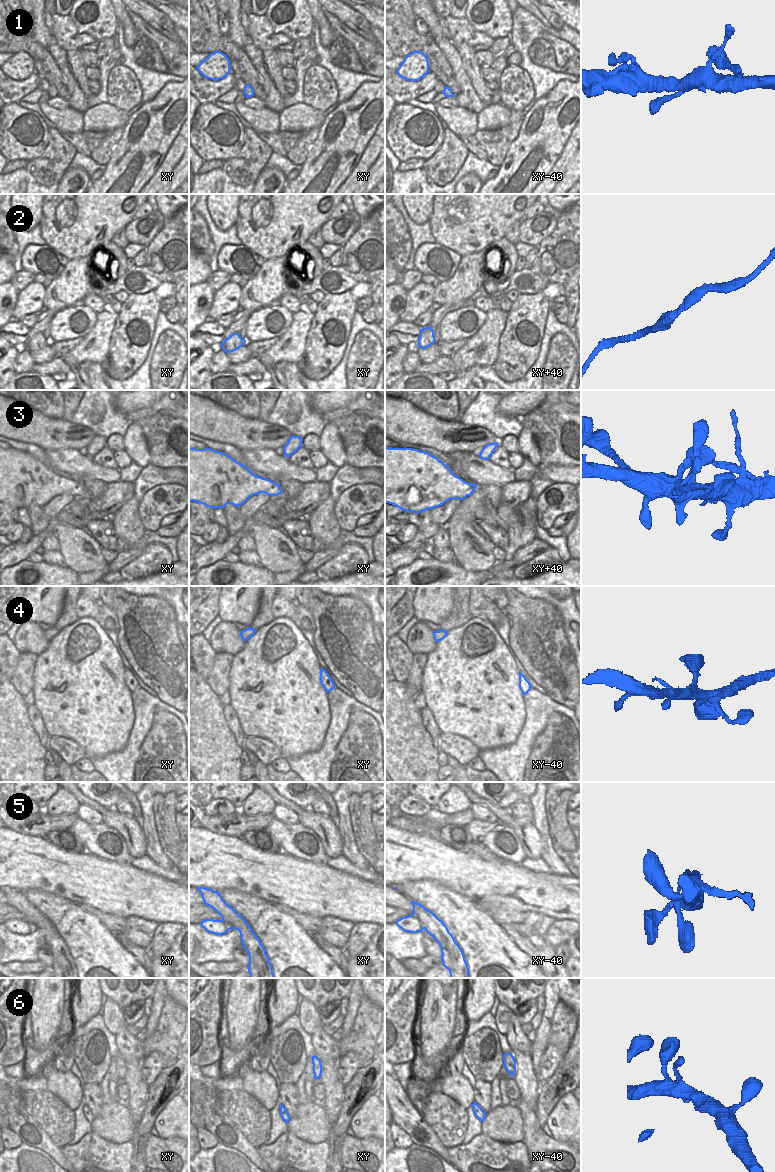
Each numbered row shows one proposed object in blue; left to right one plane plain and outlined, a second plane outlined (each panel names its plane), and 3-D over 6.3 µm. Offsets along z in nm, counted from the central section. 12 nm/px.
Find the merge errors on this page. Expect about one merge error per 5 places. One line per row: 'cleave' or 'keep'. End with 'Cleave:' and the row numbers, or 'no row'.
1: keep
2: keep
3: keep
4: keep
5: keep
6: keep
Cleave: no row

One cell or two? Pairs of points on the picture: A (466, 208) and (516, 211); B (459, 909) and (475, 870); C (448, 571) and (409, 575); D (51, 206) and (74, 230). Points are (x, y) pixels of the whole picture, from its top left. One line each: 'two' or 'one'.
A: one
B: two
C: one
D: one

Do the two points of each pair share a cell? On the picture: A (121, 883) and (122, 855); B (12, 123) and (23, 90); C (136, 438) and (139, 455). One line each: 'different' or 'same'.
A: different
B: different
C: same

